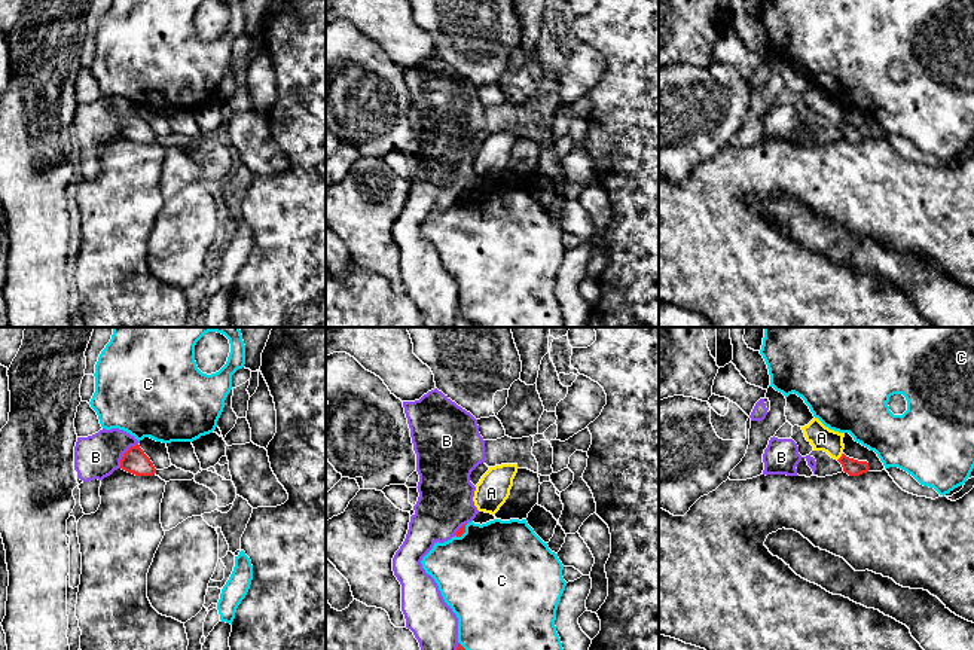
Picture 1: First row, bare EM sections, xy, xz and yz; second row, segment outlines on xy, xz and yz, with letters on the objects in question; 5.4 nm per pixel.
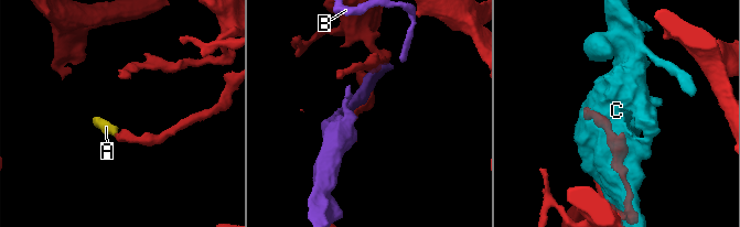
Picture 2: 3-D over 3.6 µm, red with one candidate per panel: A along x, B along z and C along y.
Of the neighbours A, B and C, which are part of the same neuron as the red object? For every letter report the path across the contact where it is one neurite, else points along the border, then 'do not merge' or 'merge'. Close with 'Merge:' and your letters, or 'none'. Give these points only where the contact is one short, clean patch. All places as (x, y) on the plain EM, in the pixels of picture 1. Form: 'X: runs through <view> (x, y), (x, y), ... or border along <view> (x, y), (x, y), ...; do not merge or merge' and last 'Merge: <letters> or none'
A: runs through yz (854, 134), (840, 124), (821, 104); merge
B: do not merge
C: do not merge
Merge: A

